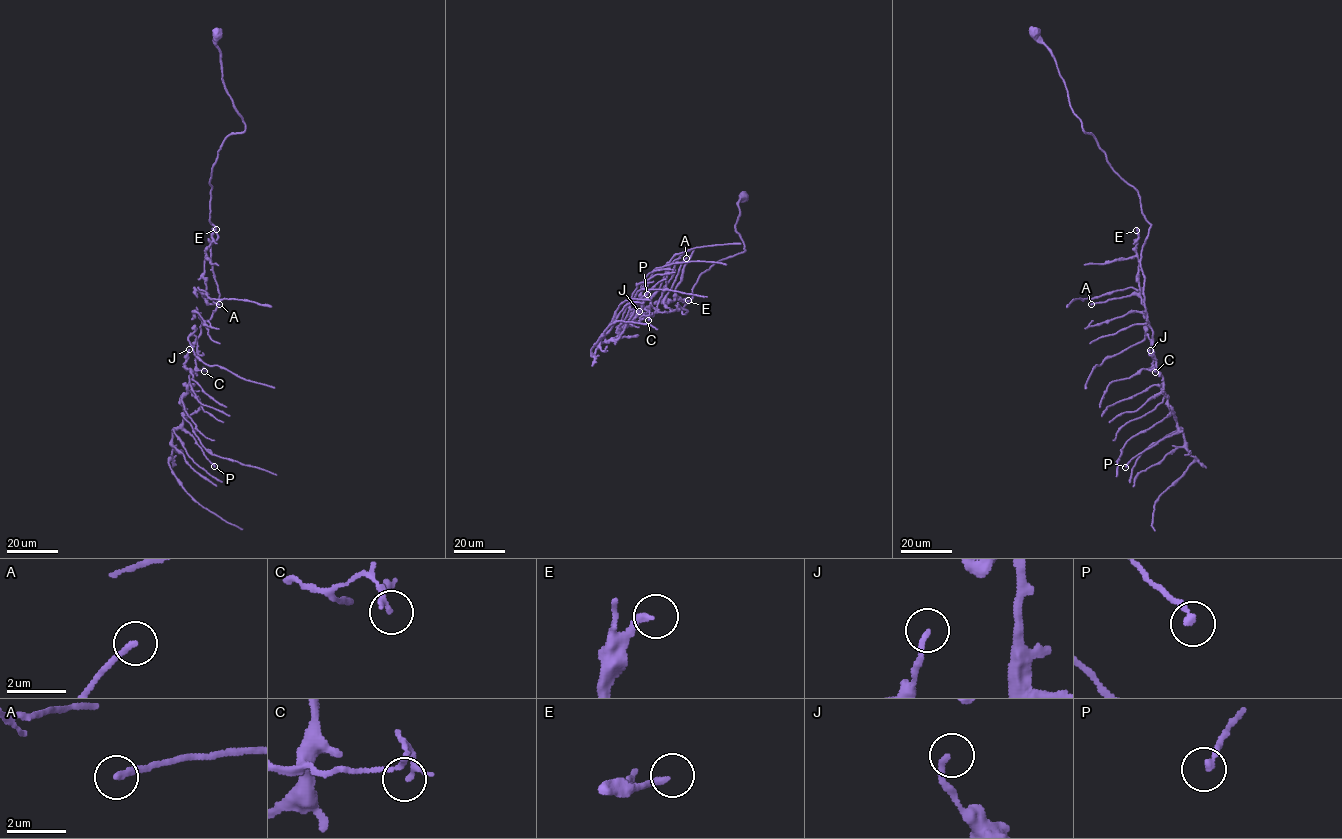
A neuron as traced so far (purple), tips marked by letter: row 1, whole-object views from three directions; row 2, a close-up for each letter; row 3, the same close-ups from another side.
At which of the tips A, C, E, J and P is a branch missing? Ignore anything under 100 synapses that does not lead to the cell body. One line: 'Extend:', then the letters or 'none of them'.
Extend: none of them

